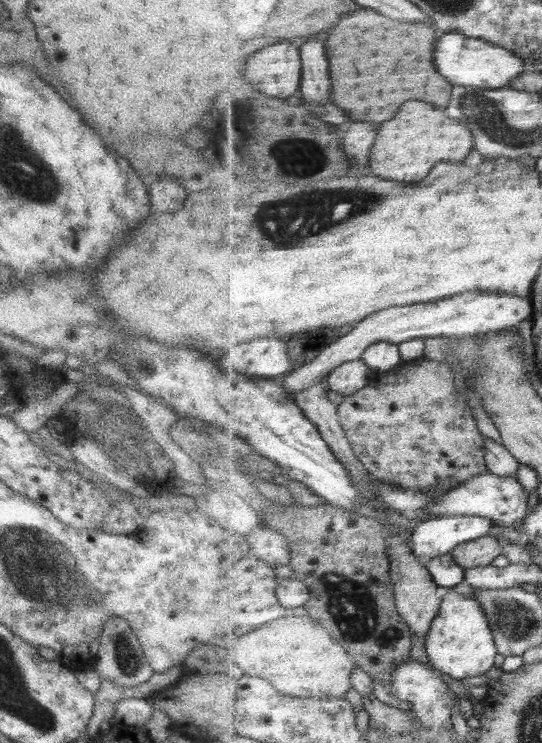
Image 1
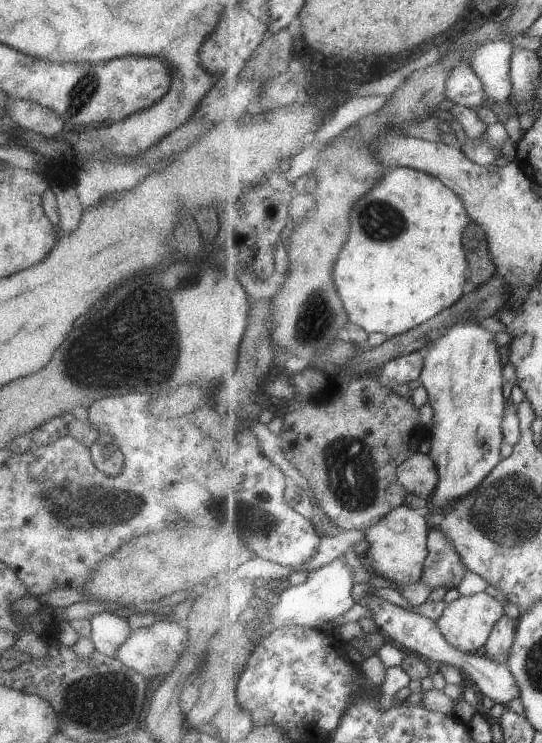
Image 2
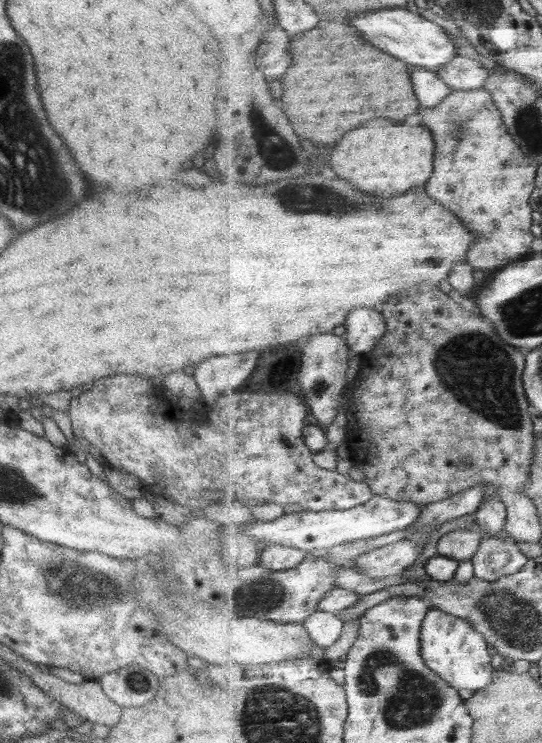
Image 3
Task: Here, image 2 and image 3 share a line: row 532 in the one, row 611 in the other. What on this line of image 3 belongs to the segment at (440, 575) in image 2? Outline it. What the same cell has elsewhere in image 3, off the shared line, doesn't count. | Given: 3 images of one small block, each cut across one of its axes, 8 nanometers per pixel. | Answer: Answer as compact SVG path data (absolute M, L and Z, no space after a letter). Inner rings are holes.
M431 606L423 623L421 642L422 655L428 667L457 691L477 692L493 683L495 670L491 666L491 658L494 649L468 620Z

